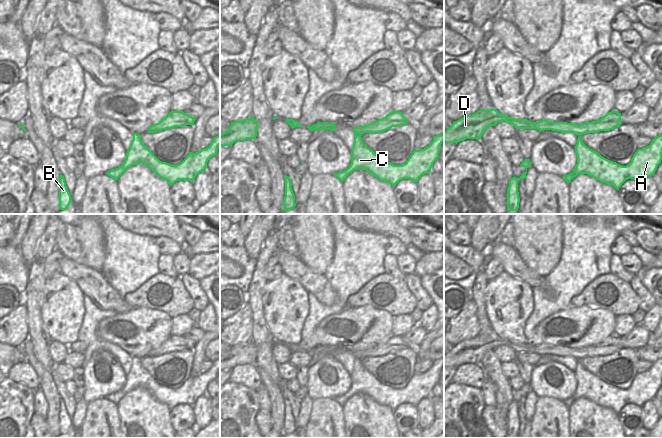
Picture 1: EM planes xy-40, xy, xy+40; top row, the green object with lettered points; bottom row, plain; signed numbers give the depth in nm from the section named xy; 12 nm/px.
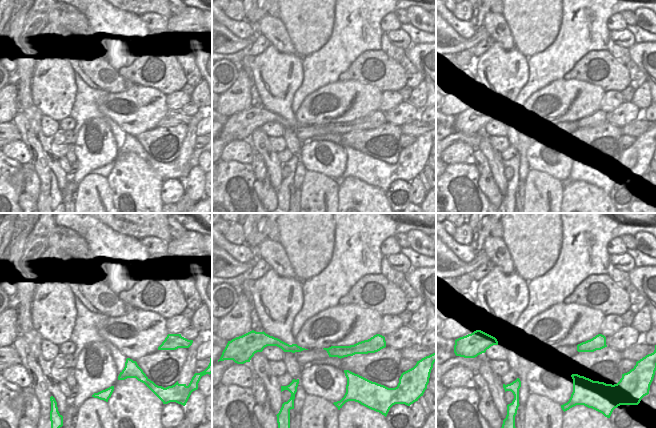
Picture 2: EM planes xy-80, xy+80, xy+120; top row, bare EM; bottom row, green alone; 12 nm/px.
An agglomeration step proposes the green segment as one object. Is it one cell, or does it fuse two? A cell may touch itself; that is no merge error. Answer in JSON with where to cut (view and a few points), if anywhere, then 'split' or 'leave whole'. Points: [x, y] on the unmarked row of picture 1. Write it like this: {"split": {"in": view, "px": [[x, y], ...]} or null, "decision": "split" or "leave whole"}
{"split": {"in": "xy", "px": [[356, 357], [360, 358]]}, "decision": "split"}

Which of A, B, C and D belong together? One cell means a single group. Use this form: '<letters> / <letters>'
A B C / D

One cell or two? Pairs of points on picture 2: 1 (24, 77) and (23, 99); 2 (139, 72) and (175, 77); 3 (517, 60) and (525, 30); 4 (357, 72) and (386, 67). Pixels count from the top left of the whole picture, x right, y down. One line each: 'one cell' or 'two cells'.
1: one cell
2: one cell
3: two cells
4: one cell

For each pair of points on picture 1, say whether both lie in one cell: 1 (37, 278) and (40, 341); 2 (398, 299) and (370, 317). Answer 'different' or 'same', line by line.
1: same
2: different

